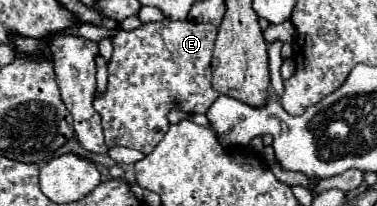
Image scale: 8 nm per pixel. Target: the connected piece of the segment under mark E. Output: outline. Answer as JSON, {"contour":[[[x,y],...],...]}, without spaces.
{"contour":[[[162,19],[158,23],[144,23],[136,31],[118,31],[110,39],[114,45],[114,53],[108,63],[108,91],[104,97],[96,95],[94,99],[94,109],[102,117],[104,137],[108,147],[124,145],[124,147],[150,153],[168,131],[170,123],[166,115],[170,109],[182,109],[186,113],[206,113],[210,109],[214,99],[220,97],[220,93],[214,91],[210,85],[212,49],[214,49],[216,31],[218,29],[208,23]]]}

